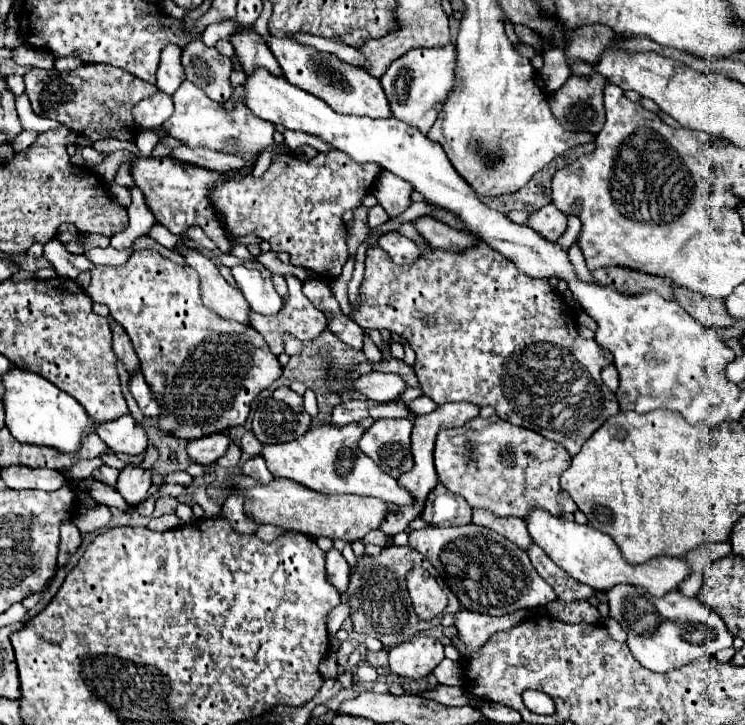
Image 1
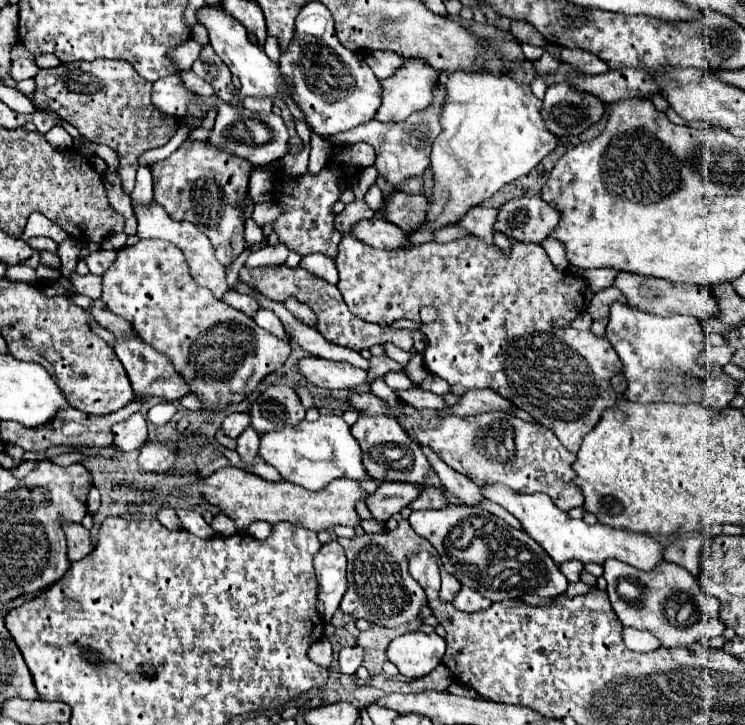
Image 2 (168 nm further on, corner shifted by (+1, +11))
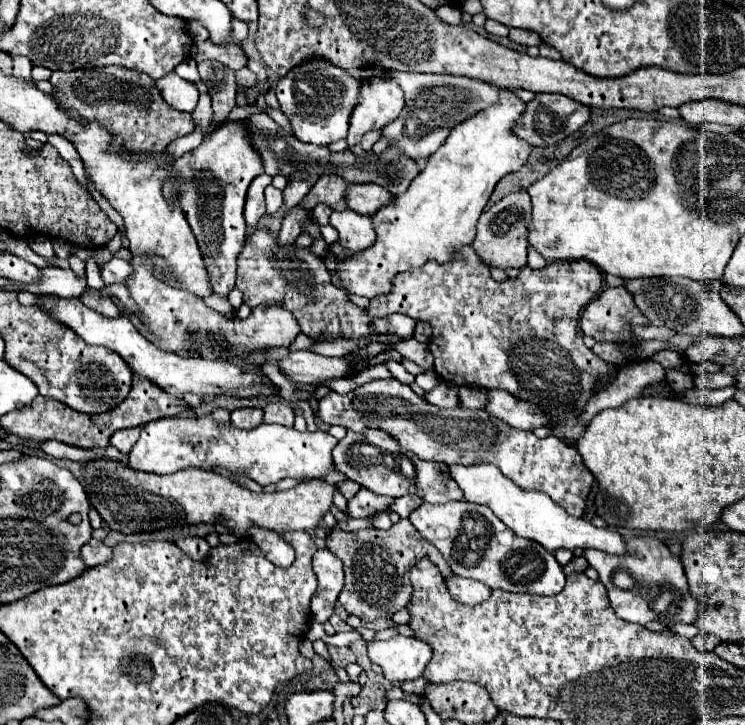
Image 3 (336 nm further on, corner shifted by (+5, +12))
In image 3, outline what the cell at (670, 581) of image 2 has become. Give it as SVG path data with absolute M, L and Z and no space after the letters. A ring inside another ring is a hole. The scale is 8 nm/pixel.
M626 538L626 544L628 544L628 556L608 556L606 552L596 552L596 550L584 552L584 558L588 560L588 564L600 574L600 582L606 586L610 604L618 614L618 618L626 622L638 622L642 626L652 620L666 622L668 626L676 622L696 624L700 616L700 602L692 596L688 588L680 558L674 556L668 550L668 546L658 538ZM616 572L630 574L638 590L636 586L634 590L618 588L612 580Z

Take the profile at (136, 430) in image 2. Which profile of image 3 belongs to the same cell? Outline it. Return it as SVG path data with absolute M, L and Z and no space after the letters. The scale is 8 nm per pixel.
M136 426L136 428L124 428L124 430L118 430L118 432L112 434L110 444L112 444L114 448L118 448L118 450L126 456L126 454L132 450L132 446L136 444L138 434L140 434L140 428L138 428L138 426Z

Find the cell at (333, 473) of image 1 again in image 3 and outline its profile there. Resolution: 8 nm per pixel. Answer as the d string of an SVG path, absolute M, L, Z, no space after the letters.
M212 416L204 418L160 418L142 426L136 446L128 454L134 470L152 474L174 474L184 468L210 470L224 466L230 472L242 472L258 484L274 484L282 478L324 478L334 470L332 450L338 444L328 432L298 432L280 424L260 424L252 430L238 430L230 424L216 424Z

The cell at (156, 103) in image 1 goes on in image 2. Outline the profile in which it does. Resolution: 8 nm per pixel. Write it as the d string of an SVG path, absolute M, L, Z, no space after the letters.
M176 73L166 75L154 83L152 103L162 113L184 117L184 113L188 109L188 89L184 87L182 79Z

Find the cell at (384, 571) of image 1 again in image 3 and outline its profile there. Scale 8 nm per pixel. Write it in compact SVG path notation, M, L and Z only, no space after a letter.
M404 518L392 524L390 530L376 530L376 528L360 530L360 532L332 530L326 546L344 562L346 584L338 596L338 602L346 608L348 614L358 616L362 622L392 618L398 610L402 610L410 602L412 584L408 572L416 564L416 560L430 558L444 578L452 576L452 570L448 568L446 560L440 556L438 548L428 544Z

